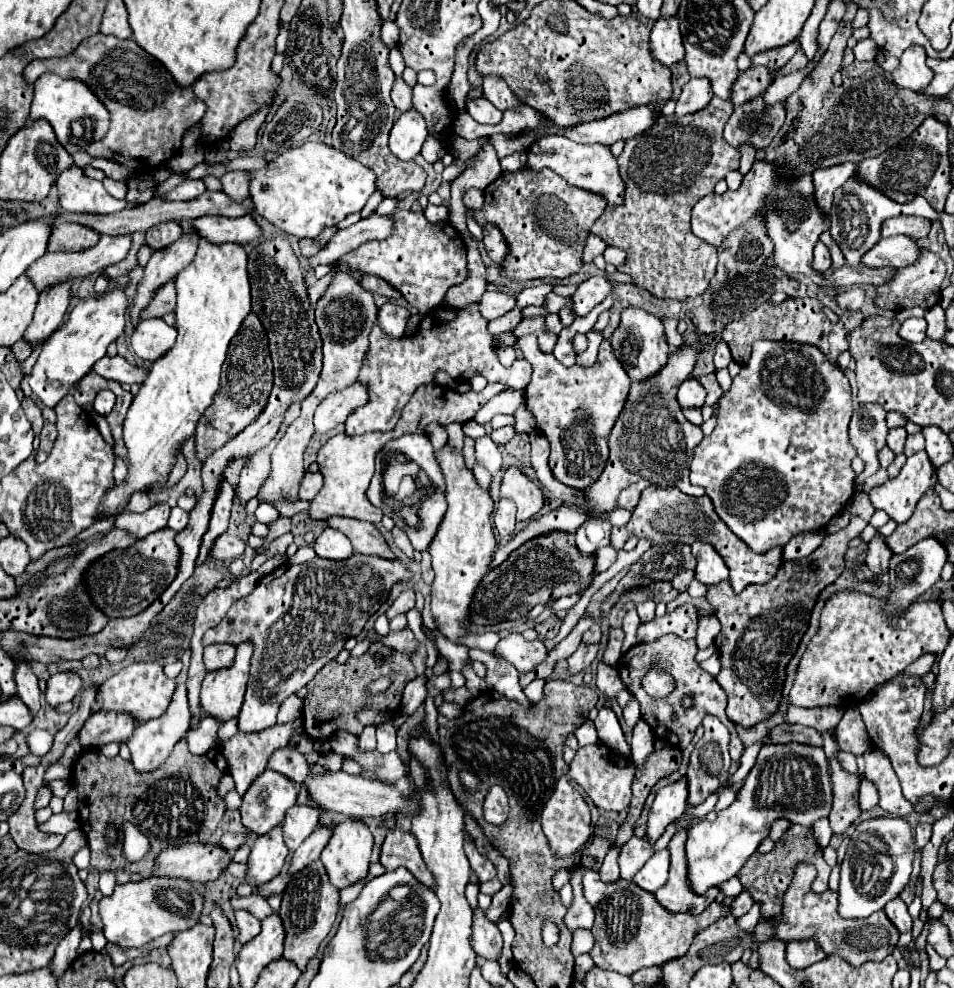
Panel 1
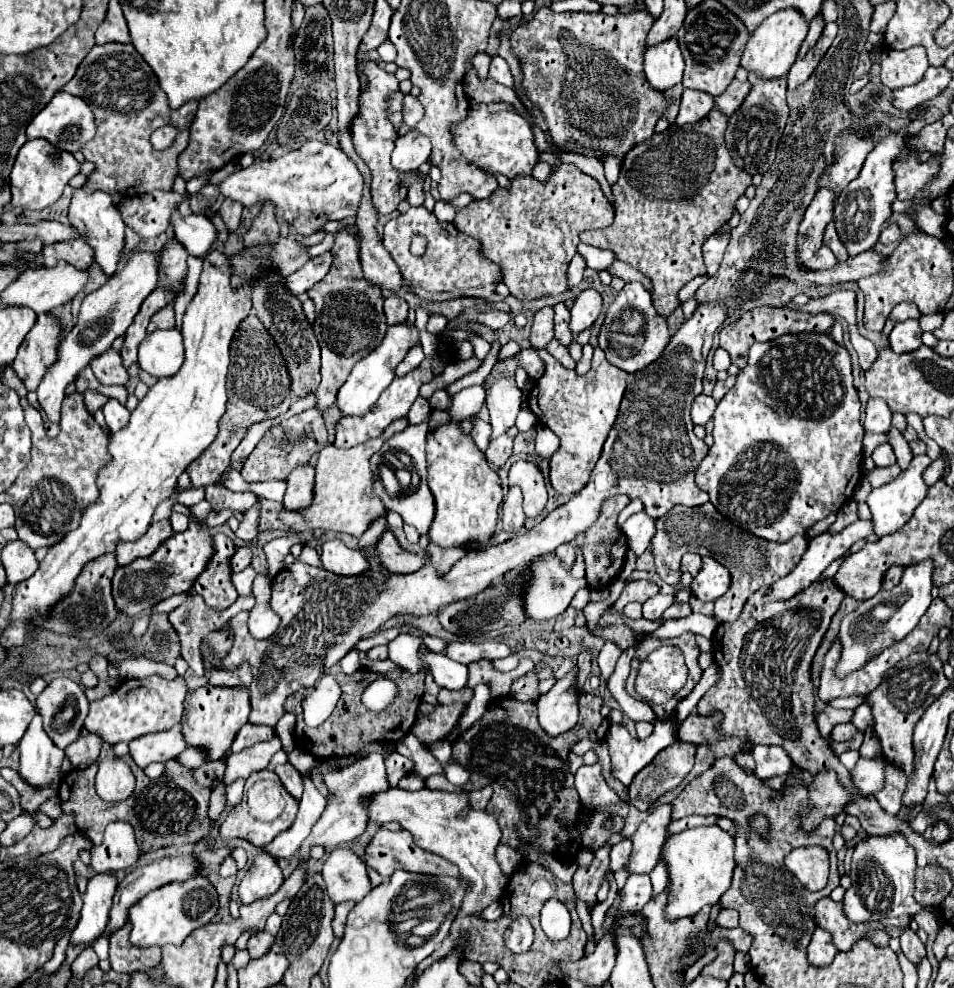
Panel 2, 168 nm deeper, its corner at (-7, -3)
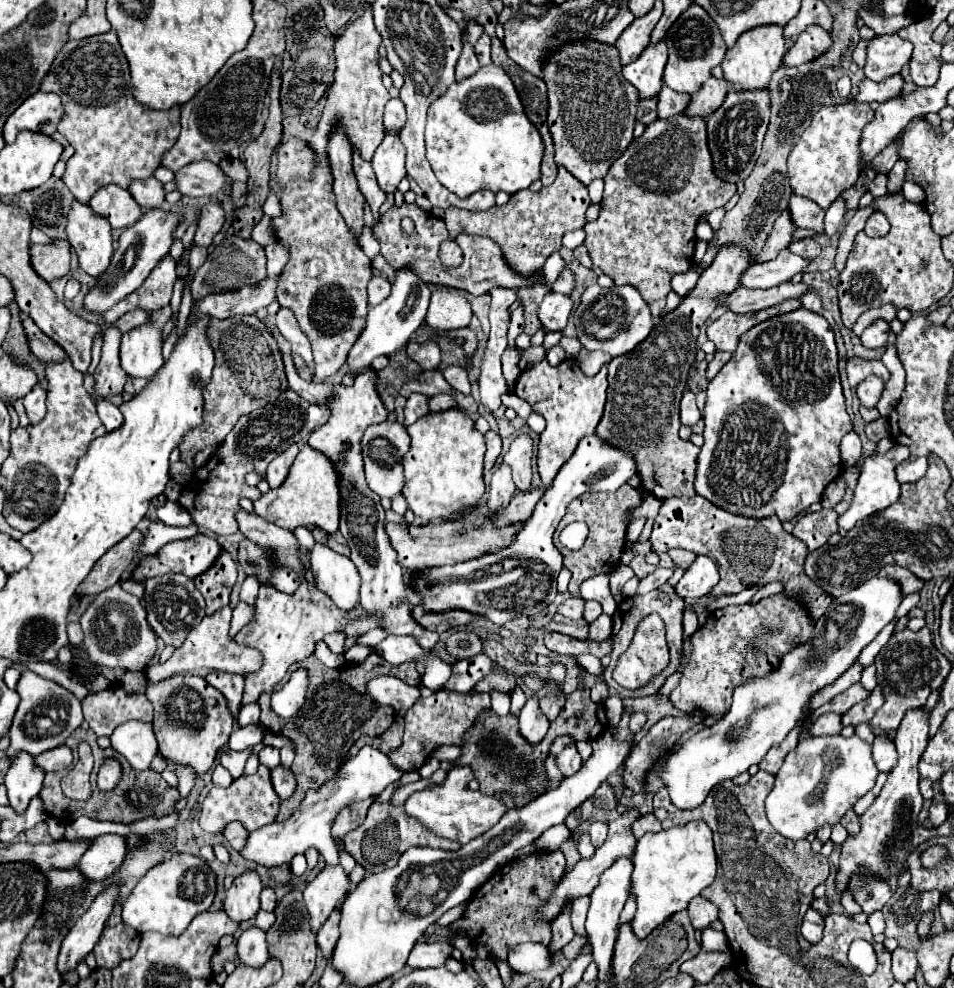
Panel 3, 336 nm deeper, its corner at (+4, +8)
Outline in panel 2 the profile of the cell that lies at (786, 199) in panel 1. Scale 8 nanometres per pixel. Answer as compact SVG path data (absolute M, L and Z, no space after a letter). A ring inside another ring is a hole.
M725 233L725 235L711 235L705 241L703 257L705 257L705 265L707 265L707 275L715 275L717 267L721 265L721 259L723 259L727 243L729 243L729 233Z

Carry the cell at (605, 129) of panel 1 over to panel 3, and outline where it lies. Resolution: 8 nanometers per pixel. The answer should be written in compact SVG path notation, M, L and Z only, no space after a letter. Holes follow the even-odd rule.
M464 40L464 50L456 64L456 82L462 82L466 76L472 76L474 72L478 72L478 68L480 68L480 64L476 60L474 48L468 44L468 40Z

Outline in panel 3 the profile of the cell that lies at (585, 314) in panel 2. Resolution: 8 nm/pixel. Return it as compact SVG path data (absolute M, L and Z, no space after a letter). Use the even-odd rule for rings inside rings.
M548 292L538 308L538 318L546 330L564 330L574 308L574 300L566 294Z

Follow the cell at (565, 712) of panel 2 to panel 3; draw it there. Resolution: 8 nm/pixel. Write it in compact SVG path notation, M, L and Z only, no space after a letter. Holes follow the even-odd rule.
M536 696L528 698L520 712L520 732L530 742L540 742L550 728L550 720L546 720L546 714L540 710L540 700Z

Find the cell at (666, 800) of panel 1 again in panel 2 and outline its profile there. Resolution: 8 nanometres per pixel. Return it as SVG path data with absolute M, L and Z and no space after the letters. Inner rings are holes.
M661 805L637 827L631 837L633 851L625 869L629 873L651 873L661 857L661 847L667 839L667 823L671 821L671 805Z

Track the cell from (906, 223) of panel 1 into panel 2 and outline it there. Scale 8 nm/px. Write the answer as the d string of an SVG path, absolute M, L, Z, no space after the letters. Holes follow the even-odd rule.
M889 225L887 229L883 229L881 231L881 235L879 235L879 243L895 243L895 241L901 241L901 237L903 237L903 233L901 233L901 229L899 229L899 225Z

